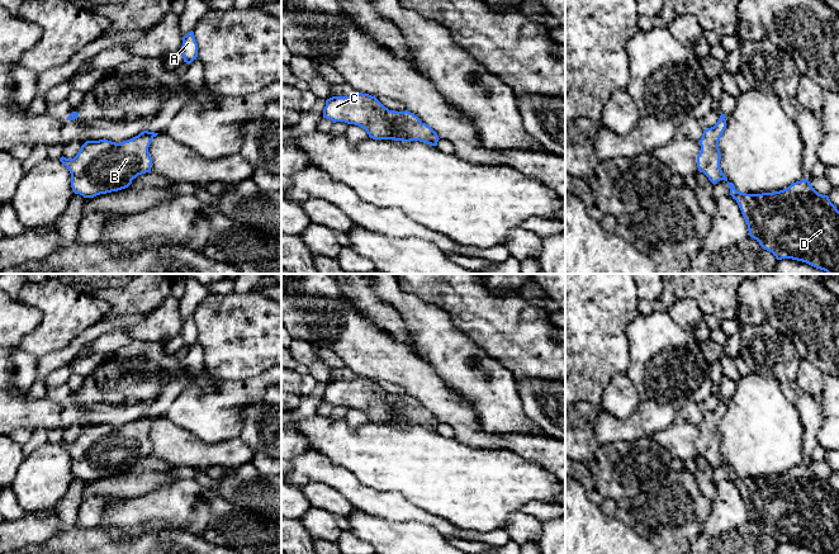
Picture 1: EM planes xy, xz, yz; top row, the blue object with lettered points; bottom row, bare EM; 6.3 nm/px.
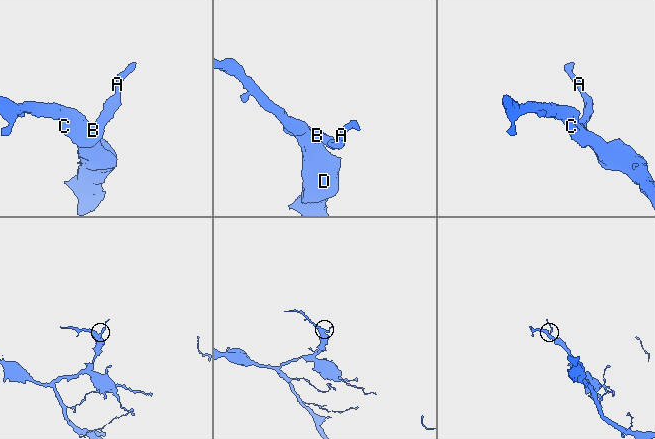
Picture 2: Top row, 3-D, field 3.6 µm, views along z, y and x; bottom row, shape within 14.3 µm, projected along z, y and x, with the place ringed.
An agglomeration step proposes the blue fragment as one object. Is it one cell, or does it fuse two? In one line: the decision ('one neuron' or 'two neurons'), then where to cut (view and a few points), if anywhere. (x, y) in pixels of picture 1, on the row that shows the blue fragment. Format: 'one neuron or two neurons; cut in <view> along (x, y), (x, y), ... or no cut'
one neuron; no cut

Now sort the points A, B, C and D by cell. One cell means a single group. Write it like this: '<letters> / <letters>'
A B C D

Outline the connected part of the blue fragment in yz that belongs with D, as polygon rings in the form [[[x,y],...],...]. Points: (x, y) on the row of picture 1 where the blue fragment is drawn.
[[[721,113],[717,123],[703,131],[702,138],[698,141],[701,146],[701,152],[697,156],[698,171],[703,172],[714,185],[720,180],[727,183],[730,195],[736,200],[748,224],[749,236],[757,240],[764,250],[772,252],[777,260],[792,259],[828,274],[839,274],[839,210],[829,196],[819,194],[806,179],[773,193],[746,194],[738,191],[720,169],[719,141],[725,128],[726,119]]]

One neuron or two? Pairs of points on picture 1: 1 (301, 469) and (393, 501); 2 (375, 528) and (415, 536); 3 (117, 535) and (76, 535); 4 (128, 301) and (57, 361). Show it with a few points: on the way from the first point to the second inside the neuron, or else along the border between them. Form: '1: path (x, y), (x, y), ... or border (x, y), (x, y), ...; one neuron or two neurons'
1: path (323, 470), (340, 478), (359, 496), (370, 501); one neuron
2: path (385, 536), (404, 536); one neuron
3: border (99, 529), (114, 540); two neurons
4: border (136, 315), (119, 315), (107, 320); two neurons

